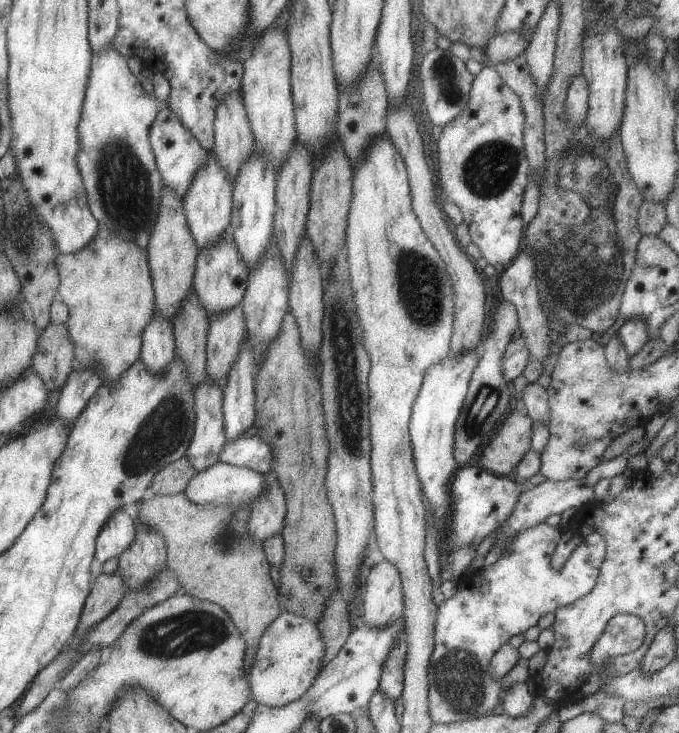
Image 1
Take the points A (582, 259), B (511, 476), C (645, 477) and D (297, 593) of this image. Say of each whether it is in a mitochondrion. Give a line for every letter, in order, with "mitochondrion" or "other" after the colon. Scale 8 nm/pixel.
A: mitochondrion
B: other
C: other
D: other

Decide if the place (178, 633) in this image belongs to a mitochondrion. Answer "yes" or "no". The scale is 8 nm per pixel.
yes

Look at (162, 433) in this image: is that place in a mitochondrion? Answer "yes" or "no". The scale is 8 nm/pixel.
yes

